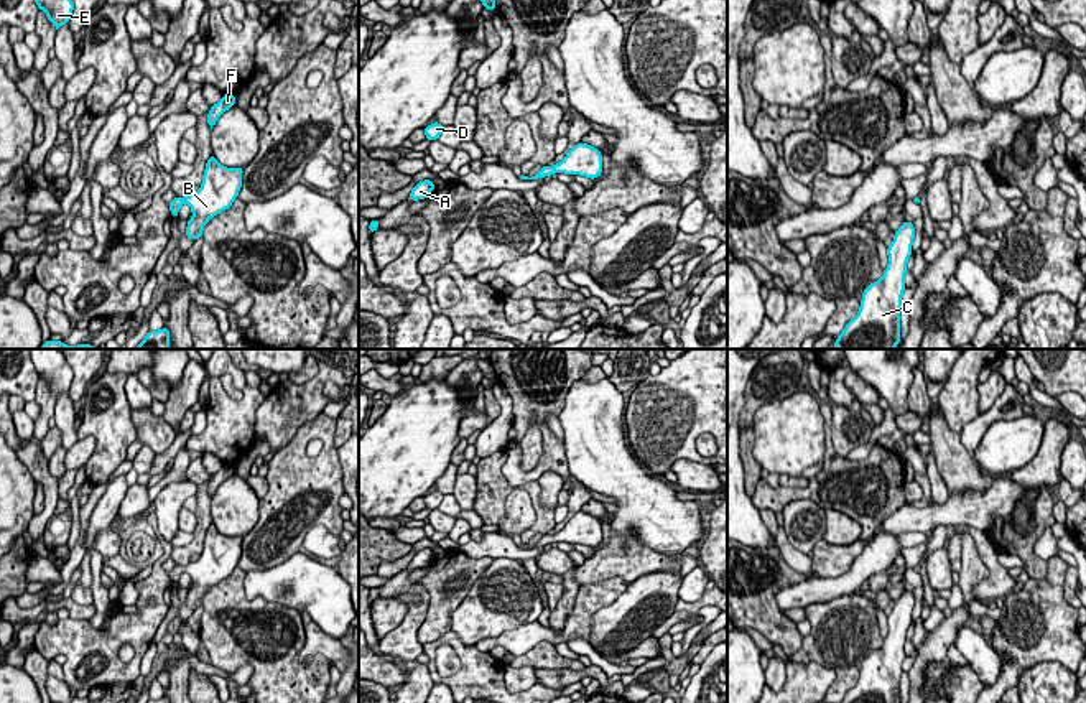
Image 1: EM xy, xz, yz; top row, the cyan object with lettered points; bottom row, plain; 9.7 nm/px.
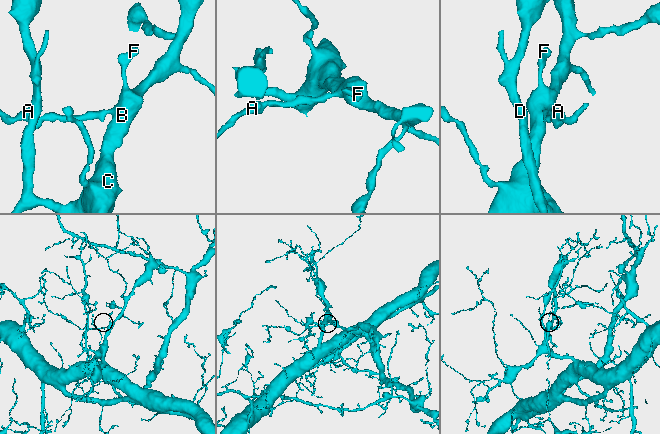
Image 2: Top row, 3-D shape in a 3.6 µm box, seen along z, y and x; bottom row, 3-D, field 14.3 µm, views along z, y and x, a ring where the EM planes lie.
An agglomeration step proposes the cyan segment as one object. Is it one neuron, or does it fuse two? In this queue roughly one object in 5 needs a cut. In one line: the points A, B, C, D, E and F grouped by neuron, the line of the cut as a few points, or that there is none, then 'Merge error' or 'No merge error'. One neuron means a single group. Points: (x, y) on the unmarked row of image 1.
Groups: A B C D E F. No split. No merge error

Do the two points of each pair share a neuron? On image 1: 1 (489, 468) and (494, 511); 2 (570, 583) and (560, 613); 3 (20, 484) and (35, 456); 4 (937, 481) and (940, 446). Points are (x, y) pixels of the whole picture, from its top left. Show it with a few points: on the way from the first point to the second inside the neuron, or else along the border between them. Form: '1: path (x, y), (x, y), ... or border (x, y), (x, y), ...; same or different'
1: path (489, 478), (492, 501); same
2: path (570, 590), (565, 606); same
3: border (17, 455), (35, 479); different
4: border (932, 450), (935, 466), (950, 493); different

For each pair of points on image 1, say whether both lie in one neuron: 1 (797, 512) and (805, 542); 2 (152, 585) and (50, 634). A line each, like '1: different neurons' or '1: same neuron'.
1: same neuron
2: same neuron

